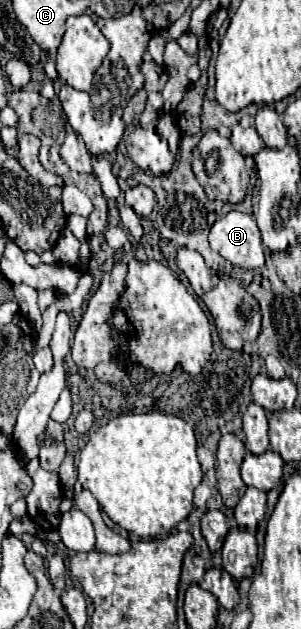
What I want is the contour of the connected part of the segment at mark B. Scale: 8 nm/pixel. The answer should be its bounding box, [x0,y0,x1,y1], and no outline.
[210,212,264,266]

